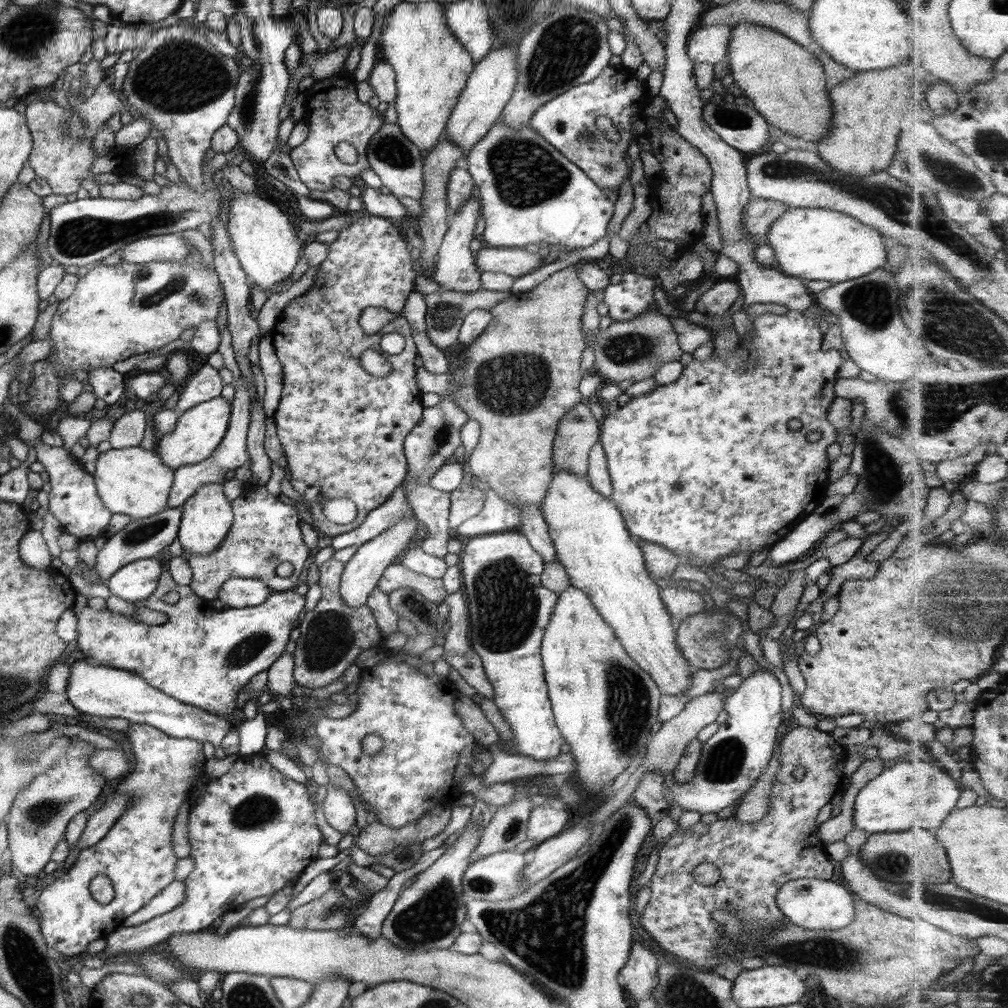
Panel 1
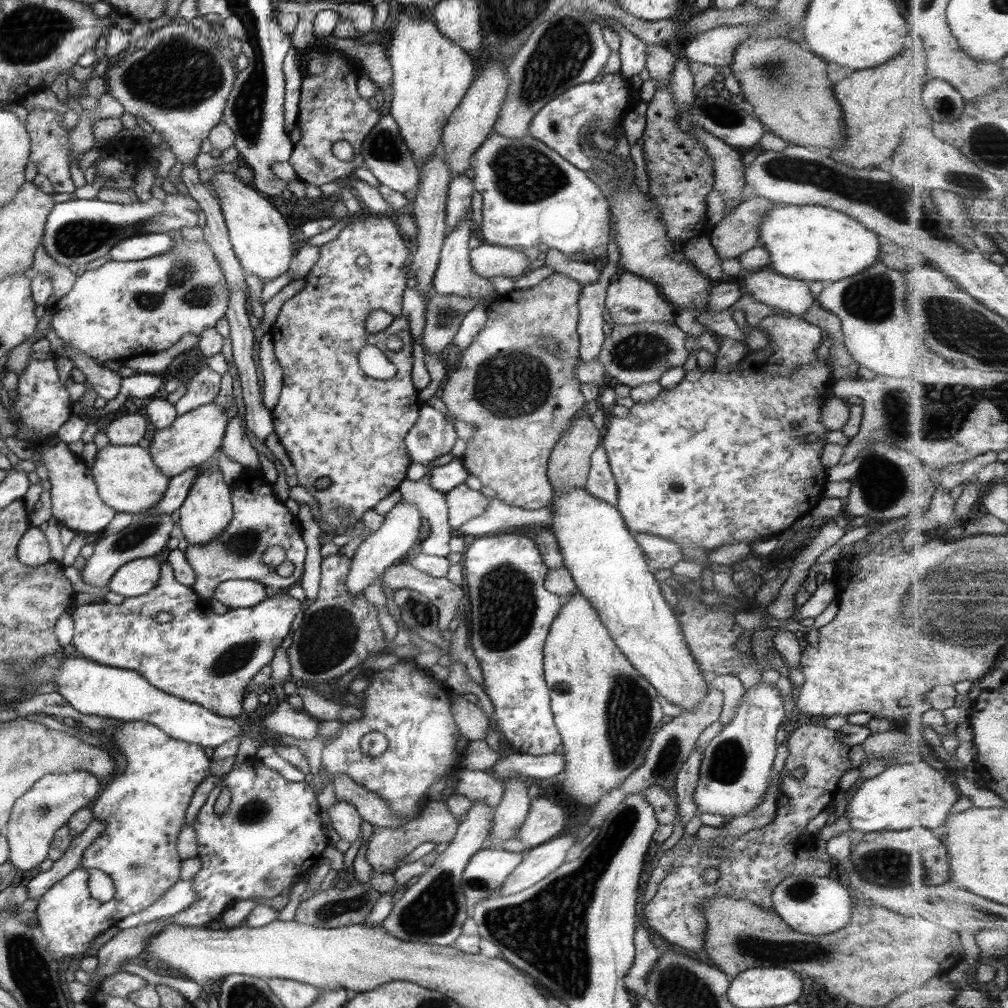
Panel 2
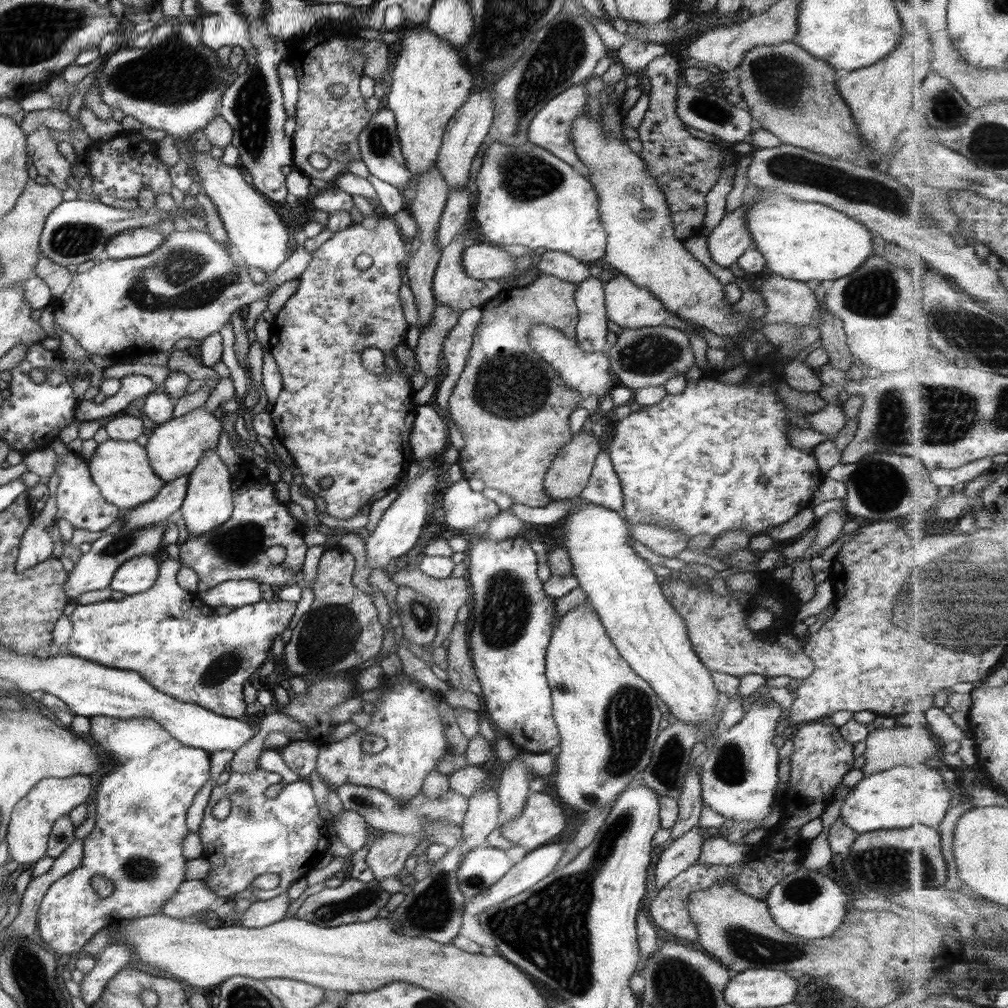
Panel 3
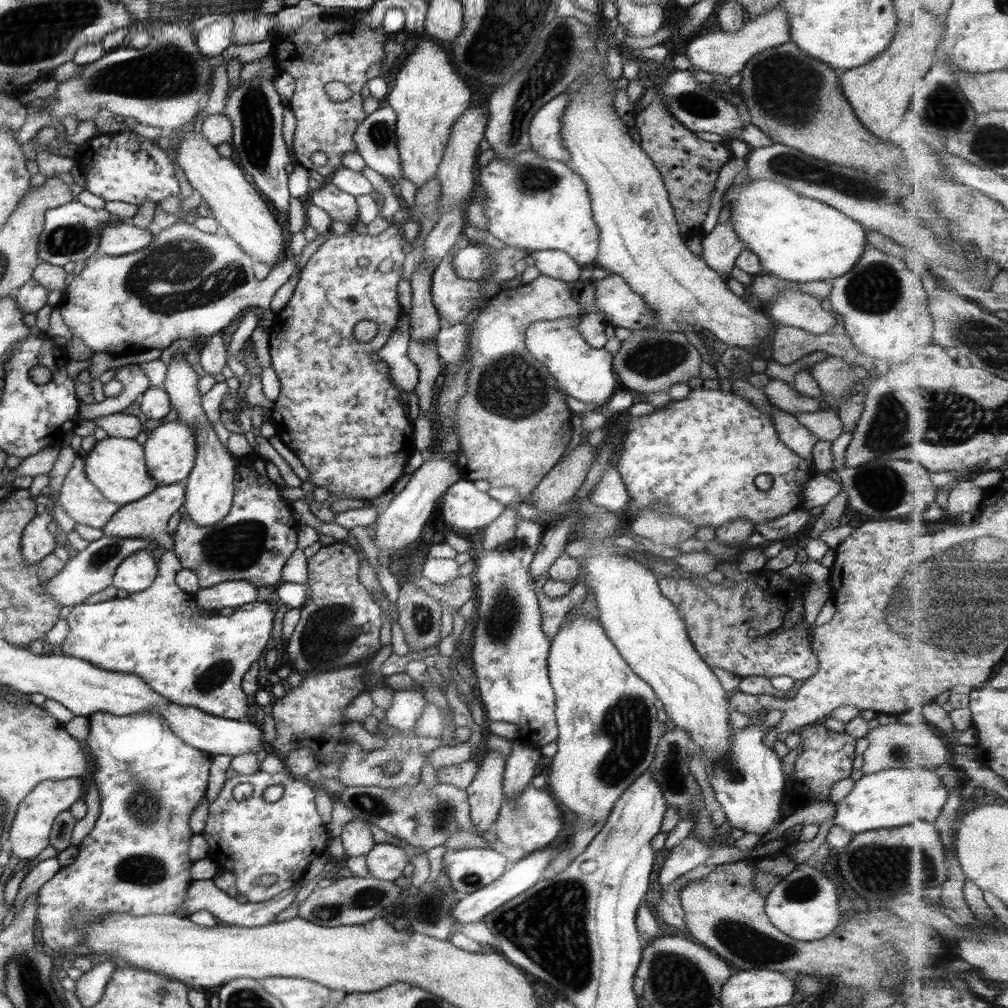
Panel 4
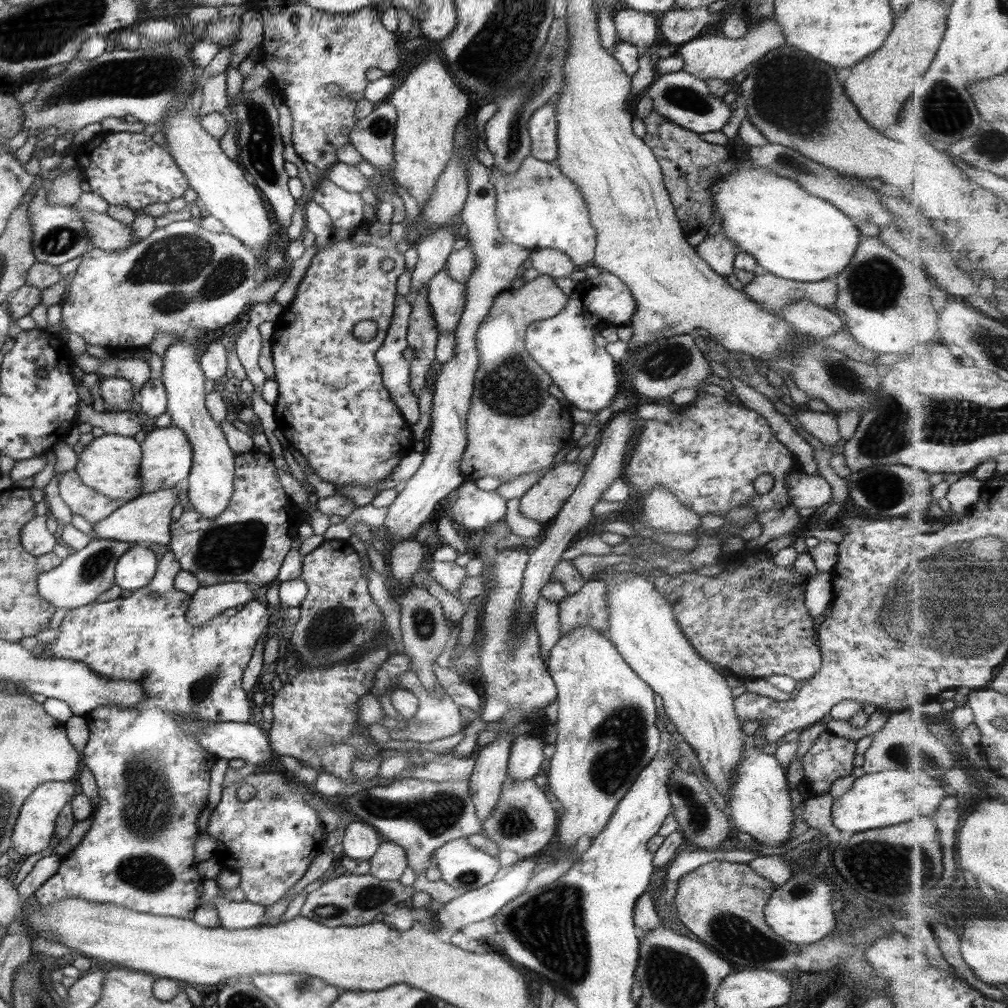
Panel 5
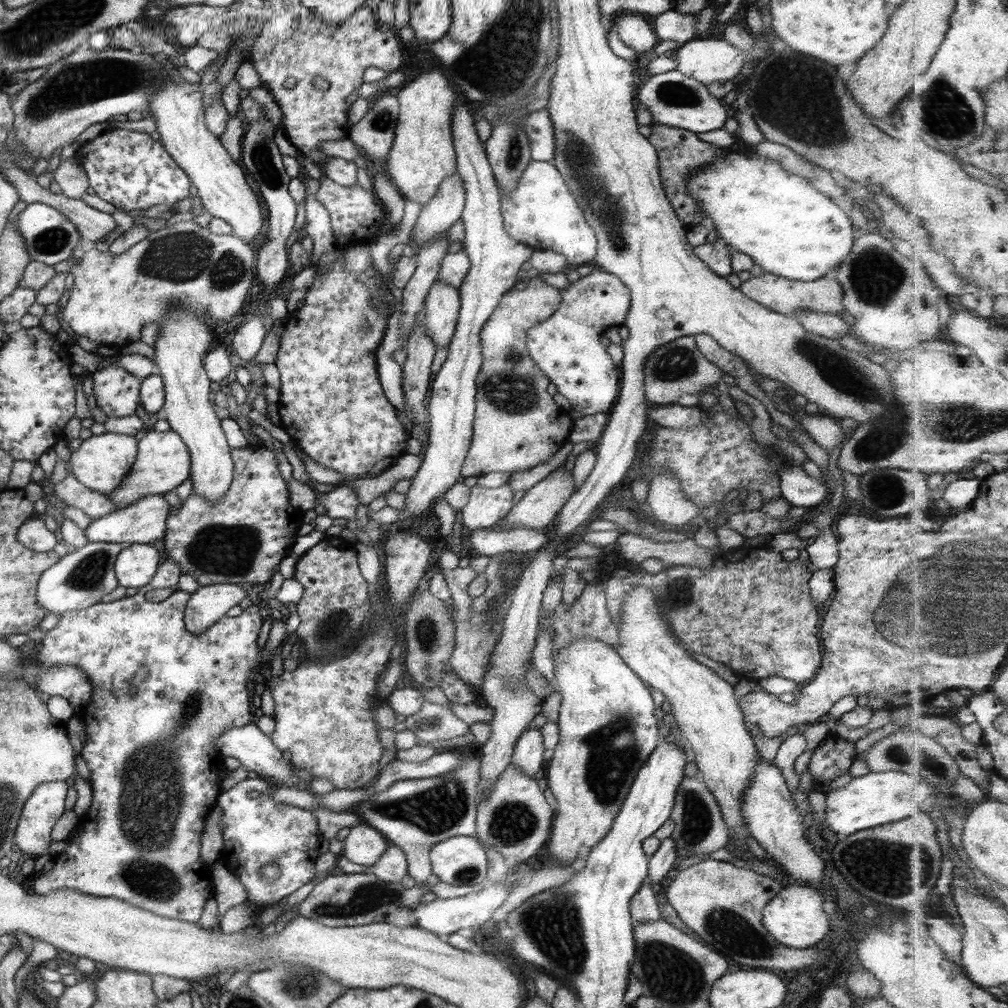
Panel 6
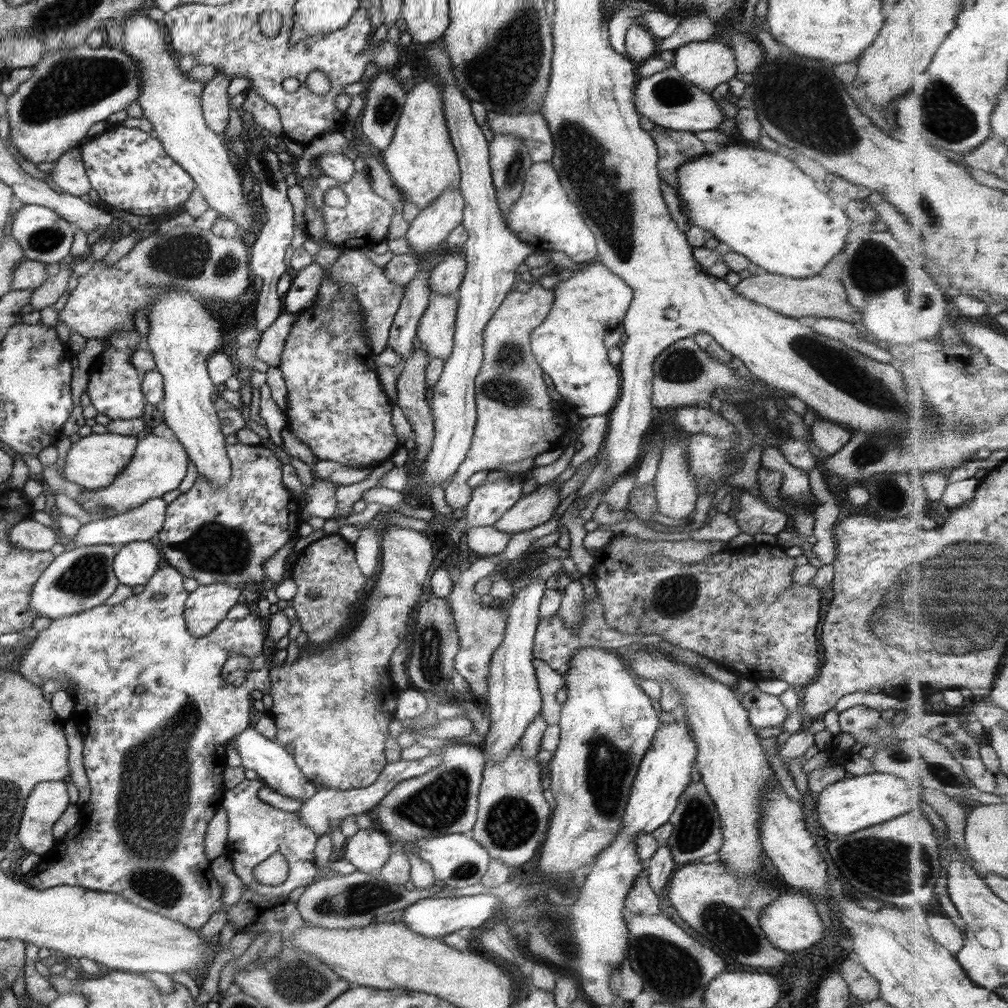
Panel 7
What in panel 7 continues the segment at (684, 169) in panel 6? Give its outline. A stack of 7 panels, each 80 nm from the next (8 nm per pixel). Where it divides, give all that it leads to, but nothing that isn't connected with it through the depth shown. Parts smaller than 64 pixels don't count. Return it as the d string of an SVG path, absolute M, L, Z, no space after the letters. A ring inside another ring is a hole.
M681 130L654 133L653 140L658 154L656 169L661 180L677 190L676 168L682 162L707 153L709 146L697 140L694 133Z

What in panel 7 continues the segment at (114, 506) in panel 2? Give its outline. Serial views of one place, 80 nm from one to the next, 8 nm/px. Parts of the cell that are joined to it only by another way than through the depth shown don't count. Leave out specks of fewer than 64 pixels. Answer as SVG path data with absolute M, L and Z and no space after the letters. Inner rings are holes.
M89 434L73 442L65 456L63 479L85 490L95 490L113 482L113 478L129 464L136 448L136 438L119 434Z

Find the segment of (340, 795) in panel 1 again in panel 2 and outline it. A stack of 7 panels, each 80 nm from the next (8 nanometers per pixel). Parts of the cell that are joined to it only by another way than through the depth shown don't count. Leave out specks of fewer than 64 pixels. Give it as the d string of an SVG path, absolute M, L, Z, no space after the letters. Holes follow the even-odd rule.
M340 800L336 801L336 803L325 810L330 820L330 826L341 840L346 840L349 843L355 842L361 835L359 826L361 826L362 818L350 804Z

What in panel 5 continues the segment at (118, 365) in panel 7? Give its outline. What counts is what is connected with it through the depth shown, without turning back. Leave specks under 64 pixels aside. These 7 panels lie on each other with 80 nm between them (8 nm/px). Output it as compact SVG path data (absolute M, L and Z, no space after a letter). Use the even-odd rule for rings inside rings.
M109 375L101 377L98 382L98 390L101 400L108 405L108 410L114 412L125 412L129 410L129 404L132 401L134 392L131 381L125 377L116 377Z

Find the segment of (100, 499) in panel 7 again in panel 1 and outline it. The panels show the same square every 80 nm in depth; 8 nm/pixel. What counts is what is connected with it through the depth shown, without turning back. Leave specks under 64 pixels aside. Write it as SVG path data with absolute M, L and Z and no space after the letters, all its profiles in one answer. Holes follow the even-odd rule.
M220 396L214 397L207 402L200 402L178 415L173 430L165 436L157 435L154 454L159 457L161 464L175 472L180 467L197 464L211 457L211 453L222 442L228 425L230 404Z

